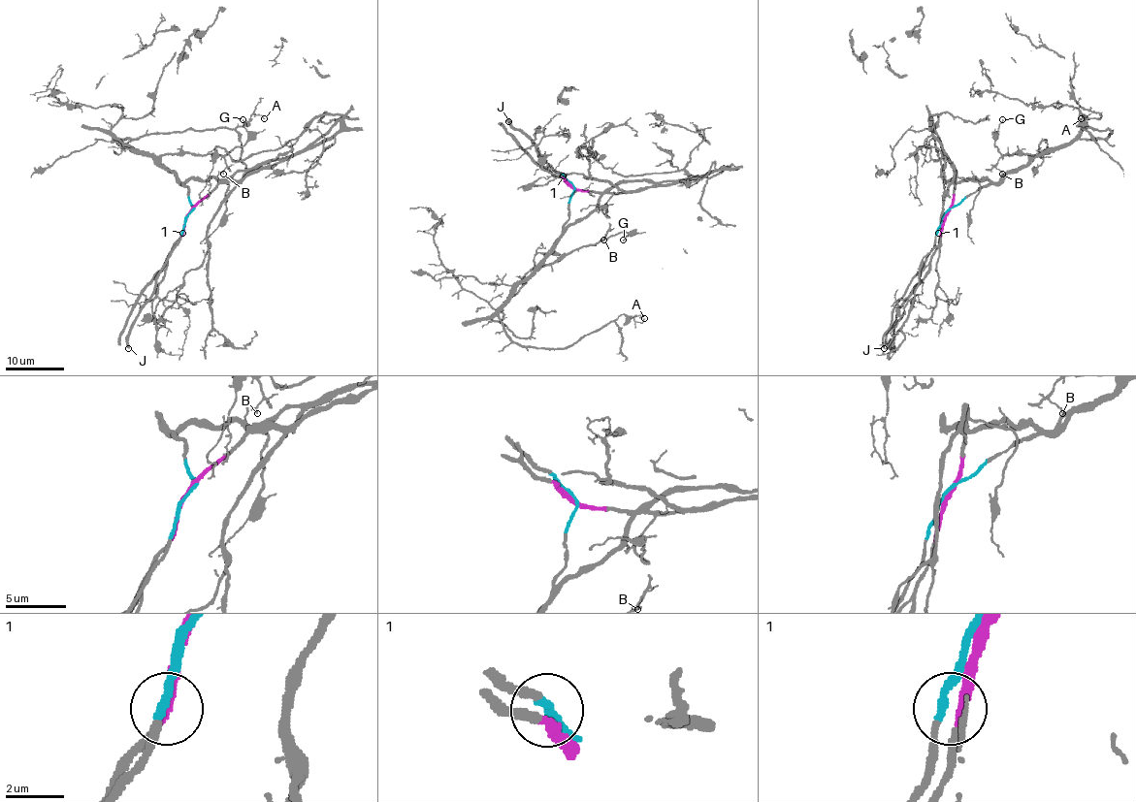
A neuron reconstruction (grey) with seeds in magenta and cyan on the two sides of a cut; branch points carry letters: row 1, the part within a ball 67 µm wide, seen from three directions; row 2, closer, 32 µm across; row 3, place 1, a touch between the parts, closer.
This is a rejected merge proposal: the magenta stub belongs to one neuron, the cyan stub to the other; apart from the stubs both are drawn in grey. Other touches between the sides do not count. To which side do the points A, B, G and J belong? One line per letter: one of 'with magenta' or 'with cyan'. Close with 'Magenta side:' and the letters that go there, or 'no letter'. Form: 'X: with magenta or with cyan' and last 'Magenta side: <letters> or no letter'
A: with cyan
B: with cyan
G: with cyan
J: with cyan
Magenta side: no letter

